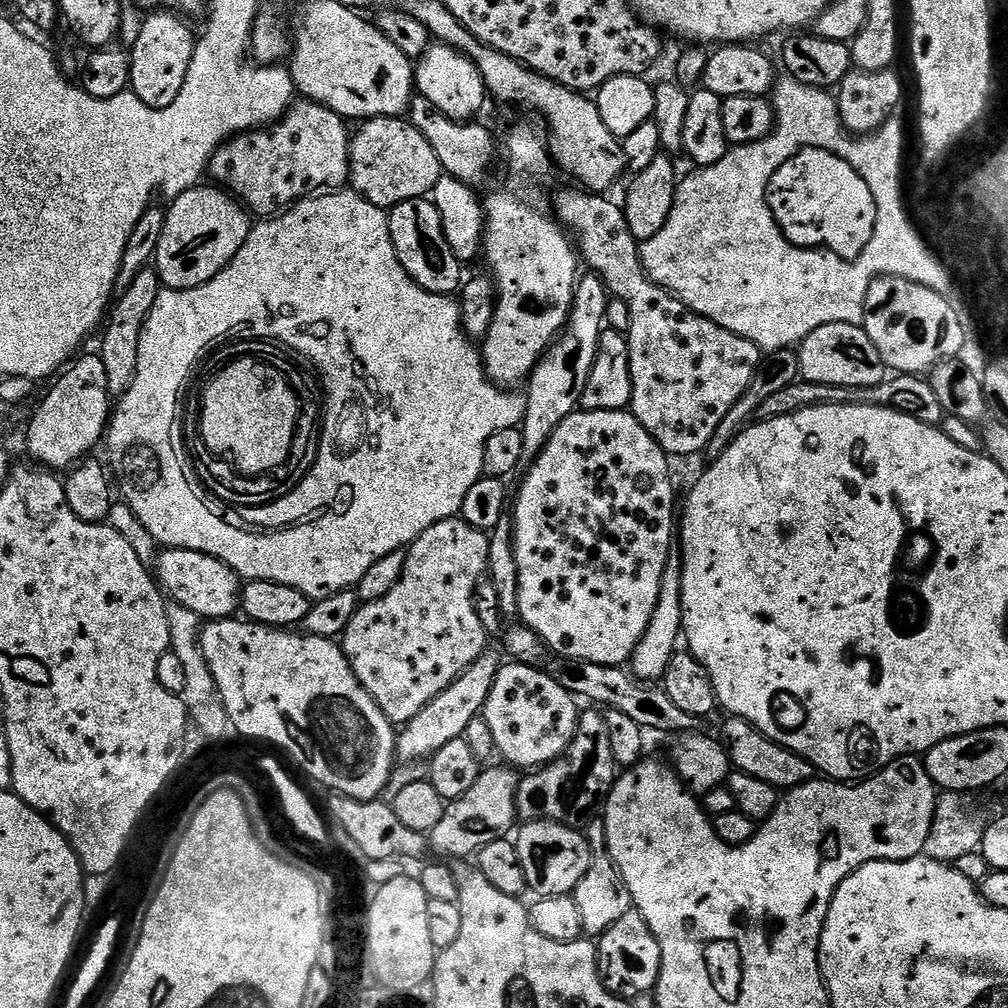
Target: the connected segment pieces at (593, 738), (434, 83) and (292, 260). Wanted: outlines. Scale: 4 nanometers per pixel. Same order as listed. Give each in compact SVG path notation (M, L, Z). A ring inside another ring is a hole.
M581 711L574 738L568 749L560 755L559 760L552 760L543 768L529 771L521 779L516 795L516 815L521 821L549 820L550 822L565 824L567 828L584 830L587 829L587 824L592 824L595 820L597 823L603 817L608 795L616 784L618 765L610 746L610 731L608 731L604 721L604 712L592 711L596 712Z
M439 42L433 43L426 49L423 56L415 61L414 88L423 100L430 102L432 108L442 110L442 114L446 114L446 118L454 118L455 120L463 120L465 122L475 121L479 117L476 115L483 110L484 103L489 103L490 100L488 88L484 84L484 79L478 70L478 66L473 64L464 53L456 51L449 44Z
M332 190L327 194L317 194L299 200L279 214L256 223L251 225L242 250L238 250L232 261L210 282L197 288L161 287L158 302L154 302L154 310L150 310L150 318L146 318L142 326L142 338L138 342L138 370L134 374L134 382L123 396L119 397L117 404L120 405L117 408L115 405L106 429L107 463L114 473L119 495L121 492L128 503L113 503L107 523L111 524L114 530L118 530L118 534L122 534L126 542L130 542L134 554L138 554L143 564L155 565L158 559L157 540L164 548L185 548L210 554L226 562L226 566L234 569L245 581L265 580L278 582L282 586L294 586L294 590L302 590L302 594L306 594L309 600L315 602L330 598L332 592L355 589L362 574L366 574L366 570L370 570L374 562L386 558L386 554L407 549L422 533L430 530L430 526L459 517L462 502L466 502L466 494L470 494L470 486L477 484L484 476L486 442L490 442L490 438L494 438L498 430L523 425L526 399L521 393L520 396L516 393L519 391L505 390L488 379L481 349L469 340L464 333L464 325L460 323L459 303L452 296L439 296L422 290L422 286L415 284L410 274L406 274L402 262L398 262L398 254L390 238L388 212L385 209L374 206L357 192ZM224 332L244 332L244 342L277 340L278 343L301 352L306 359L313 360L317 370L324 375L328 409L324 412L324 437L320 440L316 461L313 462L312 469L305 474L304 480L302 476L294 491L272 504L263 504L260 508L237 508L227 503L224 505L223 499L220 498L196 500L196 492L188 488L188 480L184 480L184 472L180 472L180 460L176 460L176 452L172 452L172 412L176 412L176 392L180 392L184 376L192 376L188 373L188 364L192 364L192 360L200 356L200 348L204 348L208 340L216 340L216 336L224 336Z

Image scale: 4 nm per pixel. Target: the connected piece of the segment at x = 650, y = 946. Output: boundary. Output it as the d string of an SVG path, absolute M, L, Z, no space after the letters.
M638 911L627 912L598 937L599 974L605 986L614 995L626 1001L638 998L638 994L652 992L660 977L662 950L658 938L646 926L646 918Z

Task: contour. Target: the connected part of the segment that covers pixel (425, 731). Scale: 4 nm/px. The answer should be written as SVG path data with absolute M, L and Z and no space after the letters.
M485 651L451 686L442 690L438 698L434 698L412 721L403 725L396 738L397 761L427 761L438 750L442 750L446 742L454 742L463 737L466 726L470 726L470 722L474 722L474 718L483 713L486 698L490 698L490 690L494 686L494 678L502 667L499 654L492 651Z

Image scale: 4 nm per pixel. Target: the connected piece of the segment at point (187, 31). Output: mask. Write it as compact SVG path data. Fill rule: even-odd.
M156 10L151 13L152 16L140 28L140 33L136 36L136 41L130 47L130 55L132 57L132 65L130 66L130 78L132 83L130 90L138 98L142 98L142 102L146 102L146 106L151 108L165 108L174 103L174 101L182 94L182 86L186 82L186 74L190 70L190 62L196 53L197 33L192 33L192 28L187 19L183 15L170 12L167 10Z

